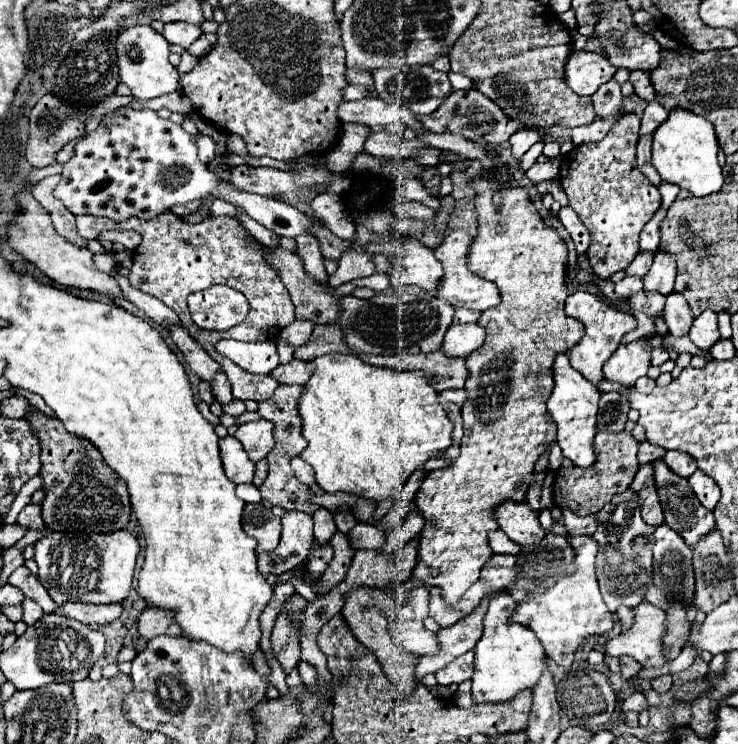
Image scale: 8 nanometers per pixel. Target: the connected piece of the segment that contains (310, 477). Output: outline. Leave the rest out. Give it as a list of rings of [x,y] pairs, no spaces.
[[[294,457],[294,459],[292,459],[292,469],[294,469],[296,477],[298,477],[302,483],[306,483],[306,485],[314,485],[314,483],[316,483],[312,467],[310,467],[308,463],[304,463],[300,457]]]

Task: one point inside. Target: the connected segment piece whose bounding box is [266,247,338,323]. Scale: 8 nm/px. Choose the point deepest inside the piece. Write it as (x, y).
(312, 300)

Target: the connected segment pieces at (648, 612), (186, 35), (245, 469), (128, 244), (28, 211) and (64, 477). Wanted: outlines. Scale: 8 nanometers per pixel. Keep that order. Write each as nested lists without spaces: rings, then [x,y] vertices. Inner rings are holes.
[[[640,601],[634,609],[634,623],[630,629],[606,641],[606,655],[634,657],[642,667],[662,667],[666,663],[660,637],[664,635],[666,613],[648,601]]]
[[[176,21],[176,23],[166,23],[162,35],[166,37],[168,43],[178,43],[184,49],[188,49],[202,35],[202,31],[200,31],[198,25],[190,25],[190,23]]]
[[[226,435],[220,439],[220,457],[224,463],[226,477],[232,483],[252,483],[254,477],[254,463],[248,459],[246,451],[242,449],[242,443],[238,443],[236,437]]]
[[[102,231],[98,235],[100,241],[112,241],[112,243],[122,243],[126,249],[134,251],[140,245],[140,237],[134,231]]]
[[[22,191],[18,193],[18,201],[22,205],[22,211],[26,217],[18,217],[16,223],[10,225],[8,229],[8,243],[12,249],[16,249],[18,253],[22,253],[30,263],[34,263],[44,275],[48,275],[52,281],[60,283],[60,285],[72,285],[72,287],[80,287],[80,289],[92,289],[92,291],[100,291],[104,295],[110,297],[124,297],[120,287],[116,285],[116,281],[98,271],[92,263],[92,251],[88,247],[78,247],[70,241],[66,241],[62,235],[56,233],[50,215],[46,209],[42,209],[36,199],[32,197],[32,193]]]
[[[30,409],[30,413],[26,413],[24,419],[30,423],[32,431],[38,435],[40,449],[42,449],[40,477],[42,477],[42,489],[46,493],[46,497],[42,501],[42,519],[44,519],[46,529],[64,531],[64,533],[72,533],[72,531],[108,533],[108,531],[124,529],[128,525],[130,513],[132,513],[126,481],[120,481],[120,477],[102,461],[102,453],[98,453],[98,449],[94,449],[94,445],[84,441],[84,437],[74,437],[72,433],[62,429],[62,423],[56,417],[48,417],[36,409]]]

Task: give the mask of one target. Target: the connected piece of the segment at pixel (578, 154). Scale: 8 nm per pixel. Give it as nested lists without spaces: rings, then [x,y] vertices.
[[[624,113],[608,135],[598,143],[574,147],[562,157],[560,185],[568,195],[568,205],[578,213],[590,231],[592,243],[586,251],[592,271],[600,279],[610,279],[616,271],[626,269],[638,255],[638,235],[642,227],[660,209],[660,191],[636,167],[640,117]]]

